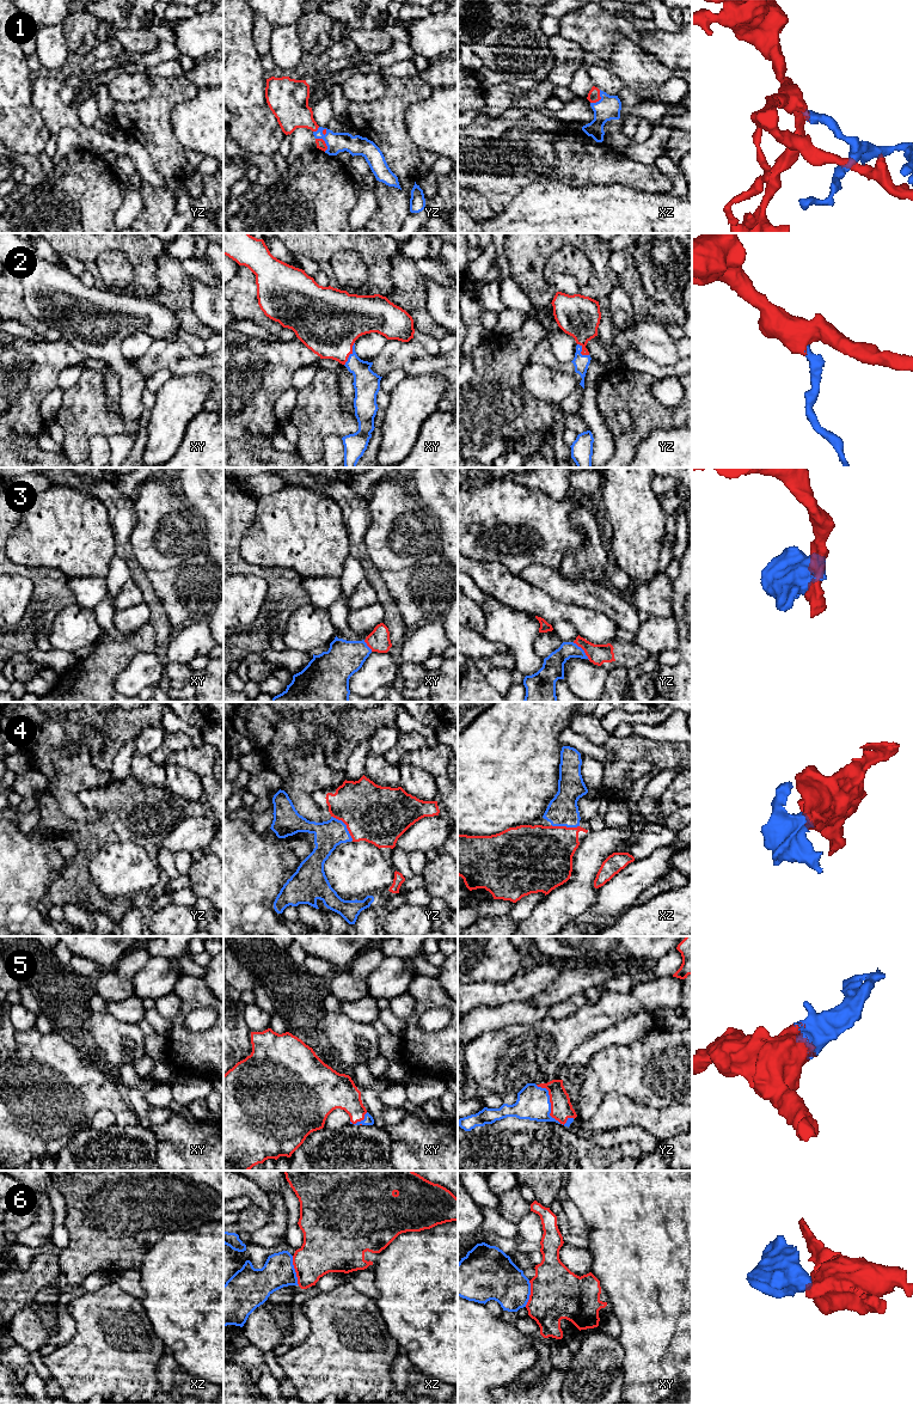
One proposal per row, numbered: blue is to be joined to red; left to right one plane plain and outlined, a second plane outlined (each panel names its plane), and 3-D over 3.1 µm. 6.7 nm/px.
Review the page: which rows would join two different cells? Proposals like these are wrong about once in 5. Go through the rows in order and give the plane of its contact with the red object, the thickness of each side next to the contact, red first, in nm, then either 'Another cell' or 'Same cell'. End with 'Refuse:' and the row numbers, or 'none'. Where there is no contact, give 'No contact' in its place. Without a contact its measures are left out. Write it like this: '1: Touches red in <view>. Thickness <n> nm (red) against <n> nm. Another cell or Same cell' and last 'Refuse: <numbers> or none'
1: Touches red in yz. Thickness 60 nm (red) against 140 nm. Same cell
2: Touches red in xy. Thickness 420 nm (red) against 180 nm. Same cell
3: Touches red in yz. Thickness 140 nm (red) against 150 nm. Same cell
4: Touches red in yz. Thickness 380 nm (red) against 190 nm. Same cell
5: Touches red in yz. Thickness 140 nm (red) against 220 nm. Same cell
6: Touches red in xz. Thickness 320 nm (red) against 220 nm. Another cell
Refuse: 6

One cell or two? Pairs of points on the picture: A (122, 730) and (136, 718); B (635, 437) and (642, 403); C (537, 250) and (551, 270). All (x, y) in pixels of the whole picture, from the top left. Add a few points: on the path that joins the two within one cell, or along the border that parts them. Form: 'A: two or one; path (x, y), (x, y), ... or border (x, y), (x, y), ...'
A: one; path (126, 726), (133, 721)
B: one; path (642, 428), (642, 411)
C: two; border (568, 245), (545, 264), (544, 279), (550, 286)

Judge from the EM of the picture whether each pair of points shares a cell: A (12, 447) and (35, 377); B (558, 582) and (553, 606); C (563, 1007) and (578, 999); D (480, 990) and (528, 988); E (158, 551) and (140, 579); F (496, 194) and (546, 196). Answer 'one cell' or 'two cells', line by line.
A: one cell
B: two cells
C: one cell
D: one cell
E: two cells
F: two cells

